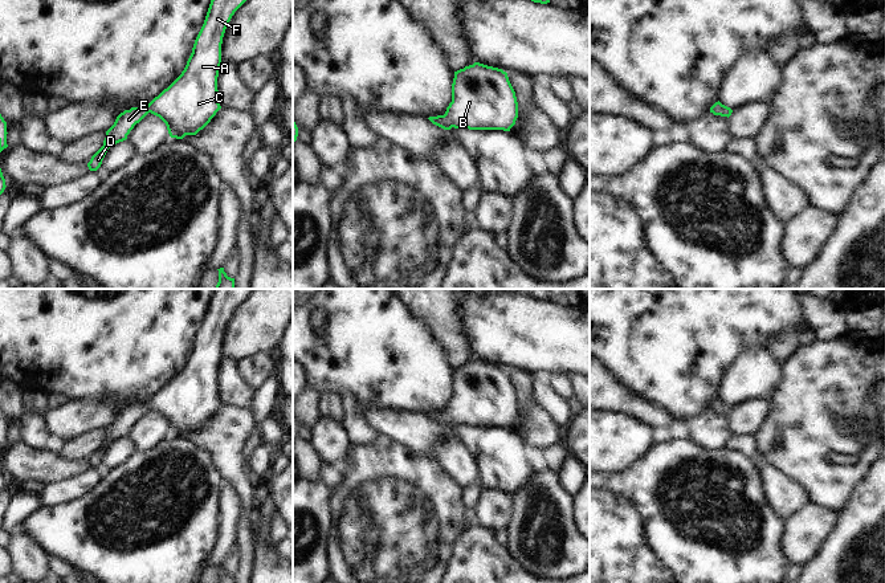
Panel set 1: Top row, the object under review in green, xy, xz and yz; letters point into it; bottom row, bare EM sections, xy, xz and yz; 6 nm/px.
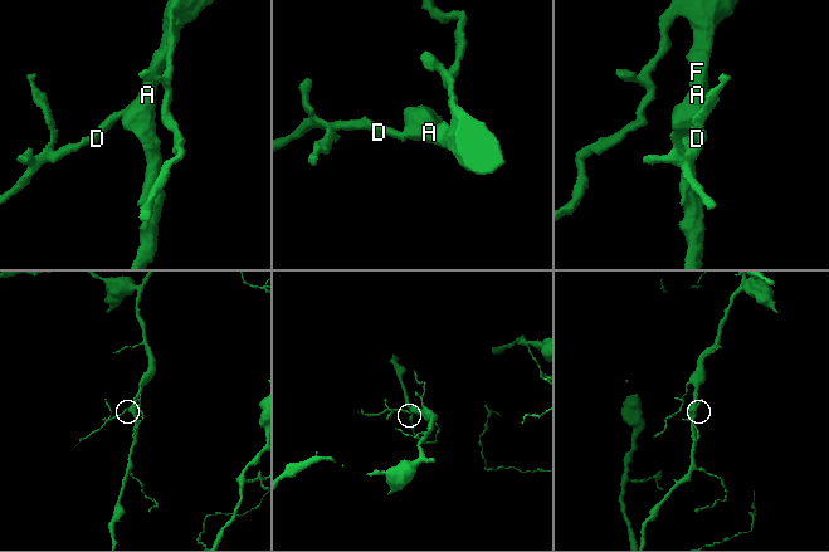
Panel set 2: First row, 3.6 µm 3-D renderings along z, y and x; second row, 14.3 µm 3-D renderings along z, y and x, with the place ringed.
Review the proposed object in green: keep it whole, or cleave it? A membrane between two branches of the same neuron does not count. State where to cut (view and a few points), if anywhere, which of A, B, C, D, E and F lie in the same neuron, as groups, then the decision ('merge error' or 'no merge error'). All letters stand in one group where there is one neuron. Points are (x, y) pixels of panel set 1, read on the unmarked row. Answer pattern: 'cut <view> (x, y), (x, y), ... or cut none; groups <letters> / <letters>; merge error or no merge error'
cut none; groups A B C D E F; no merge error

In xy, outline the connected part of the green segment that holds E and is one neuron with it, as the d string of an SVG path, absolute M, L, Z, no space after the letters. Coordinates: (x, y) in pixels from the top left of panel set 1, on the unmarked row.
M213 289L204 321L182 371L148 401L121 409L106 428L103 443L91 453L87 464L97 468L107 447L127 432L148 409L159 413L171 435L196 432L221 405L217 374L221 362L221 341L234 309L253 289Z

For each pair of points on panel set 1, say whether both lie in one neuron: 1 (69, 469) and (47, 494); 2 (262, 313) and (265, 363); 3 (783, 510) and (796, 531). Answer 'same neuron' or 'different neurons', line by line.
1: different neurons
2: different neurons
3: different neurons

